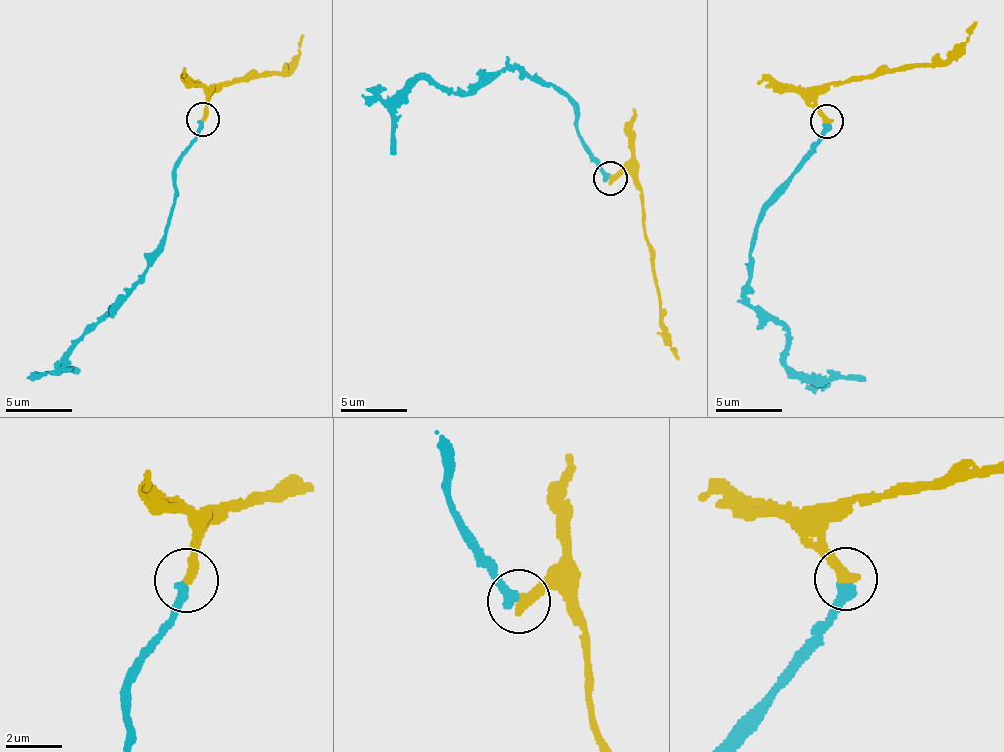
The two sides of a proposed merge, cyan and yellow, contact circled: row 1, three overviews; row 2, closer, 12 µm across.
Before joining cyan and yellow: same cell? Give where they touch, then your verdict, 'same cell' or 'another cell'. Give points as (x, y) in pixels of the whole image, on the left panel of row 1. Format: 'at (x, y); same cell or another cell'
at (203, 119); same cell

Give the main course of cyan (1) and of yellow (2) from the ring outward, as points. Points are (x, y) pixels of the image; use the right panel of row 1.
1: (825, 120), (823, 141), (764, 212), (755, 236), (747, 295), (784, 327), (785, 362), (825, 379), (866, 382)
2: (828, 120), (819, 93), (832, 85), (947, 62), (977, 21)

